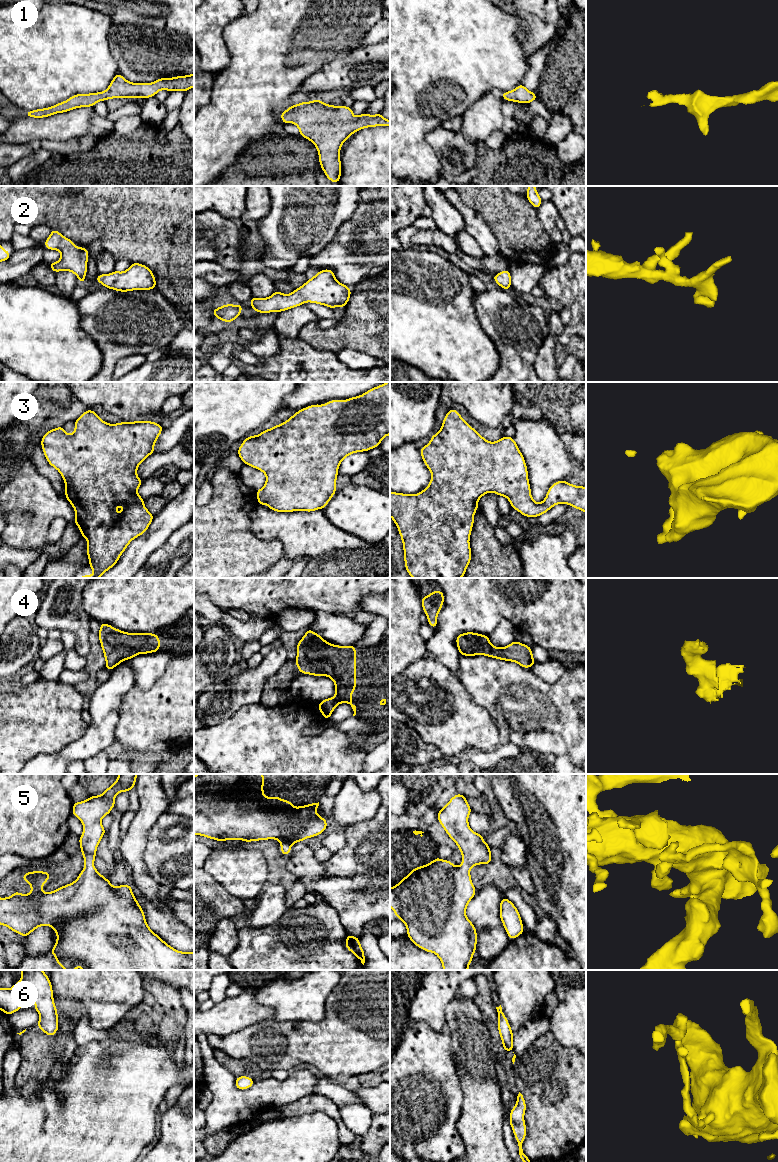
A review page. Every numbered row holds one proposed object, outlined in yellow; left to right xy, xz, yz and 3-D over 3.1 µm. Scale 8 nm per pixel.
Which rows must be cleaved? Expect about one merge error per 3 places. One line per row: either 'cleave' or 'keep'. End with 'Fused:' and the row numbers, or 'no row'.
1: keep
2: keep
3: keep
4: keep
5: keep
6: keep
Fused: no row

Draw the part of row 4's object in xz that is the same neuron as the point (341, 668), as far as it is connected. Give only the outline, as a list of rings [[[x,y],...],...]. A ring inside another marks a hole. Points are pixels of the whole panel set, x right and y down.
[[[307,628],[307,632],[298,642],[296,650],[297,657],[295,662],[301,674],[327,676],[334,681],[335,696],[324,699],[317,705],[324,719],[329,720],[335,707],[341,703],[350,704],[354,711],[353,716],[355,716],[356,706],[352,704],[352,692],[356,690],[356,646],[330,644],[322,636]]]

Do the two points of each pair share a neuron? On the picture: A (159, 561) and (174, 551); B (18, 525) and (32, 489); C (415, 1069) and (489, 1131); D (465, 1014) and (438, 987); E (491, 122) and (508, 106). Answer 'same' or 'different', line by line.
A: same
B: same
C: different
D: different
E: different

